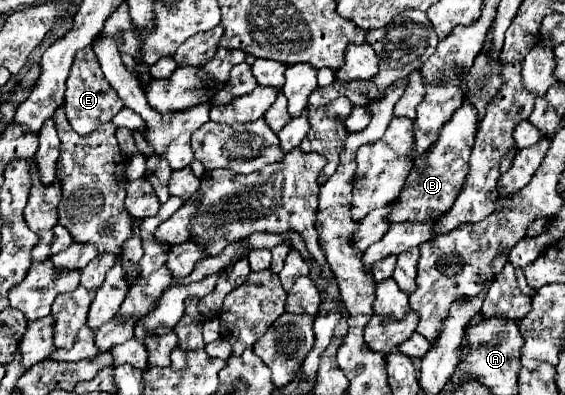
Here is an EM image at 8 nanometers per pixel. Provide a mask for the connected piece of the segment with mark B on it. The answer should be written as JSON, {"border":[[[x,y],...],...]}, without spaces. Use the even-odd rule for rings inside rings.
{"border":[[[462,104],[456,114],[450,118],[450,122],[444,124],[438,140],[430,146],[428,152],[420,154],[414,160],[414,166],[406,178],[406,184],[402,186],[402,192],[398,196],[398,202],[394,204],[394,210],[388,214],[388,222],[434,222],[442,214],[450,210],[450,204],[458,198],[458,192],[462,190],[462,184],[470,170],[470,152],[474,146],[478,126],[478,114],[476,108],[470,104]]]}

